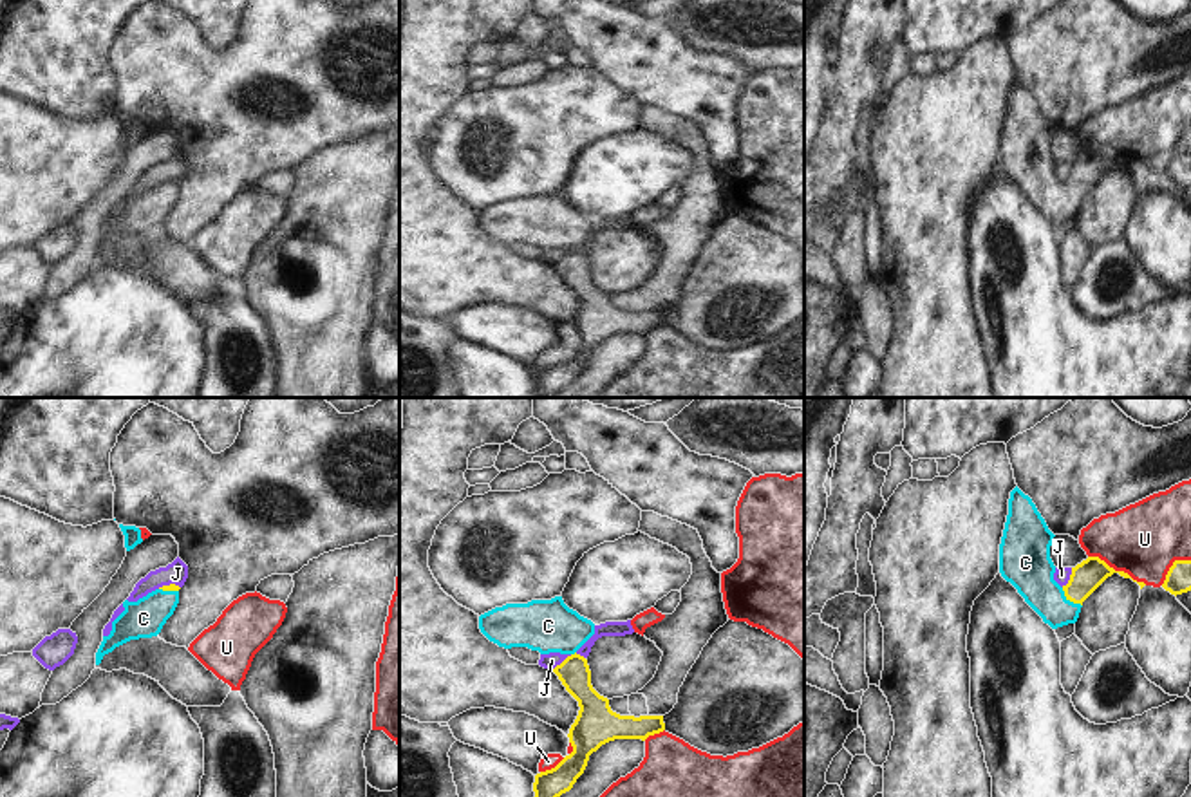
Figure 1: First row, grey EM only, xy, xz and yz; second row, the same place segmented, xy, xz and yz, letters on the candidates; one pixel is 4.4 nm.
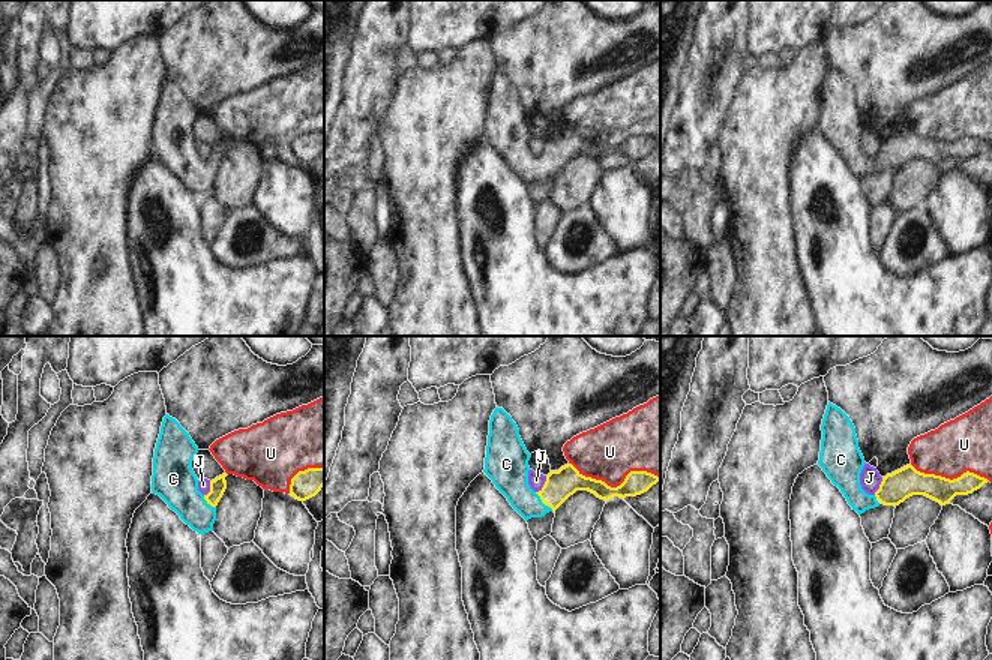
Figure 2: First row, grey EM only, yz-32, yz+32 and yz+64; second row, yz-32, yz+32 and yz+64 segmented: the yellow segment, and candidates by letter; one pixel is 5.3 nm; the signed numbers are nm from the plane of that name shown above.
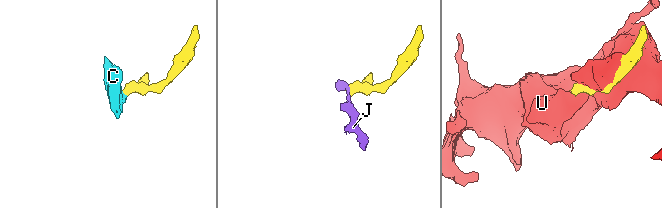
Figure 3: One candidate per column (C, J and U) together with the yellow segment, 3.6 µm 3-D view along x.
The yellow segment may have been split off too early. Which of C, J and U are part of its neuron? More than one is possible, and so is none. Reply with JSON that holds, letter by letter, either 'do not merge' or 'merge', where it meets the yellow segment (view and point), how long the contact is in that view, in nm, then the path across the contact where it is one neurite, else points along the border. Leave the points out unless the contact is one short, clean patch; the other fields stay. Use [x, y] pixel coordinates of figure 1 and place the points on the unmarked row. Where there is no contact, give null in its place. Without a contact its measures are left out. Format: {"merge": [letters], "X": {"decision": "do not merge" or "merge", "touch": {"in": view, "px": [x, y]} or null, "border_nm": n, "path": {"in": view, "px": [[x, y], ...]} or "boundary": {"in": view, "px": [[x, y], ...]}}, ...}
{"merge": ["C"], "C": {"decision": "merge", "touch": {"in": "yz", "px": [1070, 196]}, "border_nm": 130, "path": {"in": "yz", "px": [[1090, 168], [1070, 196], [1061, 196], [1027, 159]]}}, "J": {"decision": "do not merge", "touch": {"in": "yz", "px": [1070, 174]}, "border_nm": 100, "boundary": {"in": "yz", "px": [[1072, 163], [1070, 174], [1061, 181]]}}, "U": {"decision": "do not merge", "touch": {"in": "yz", "px": [1117, 167]}, "border_nm": 300}}

